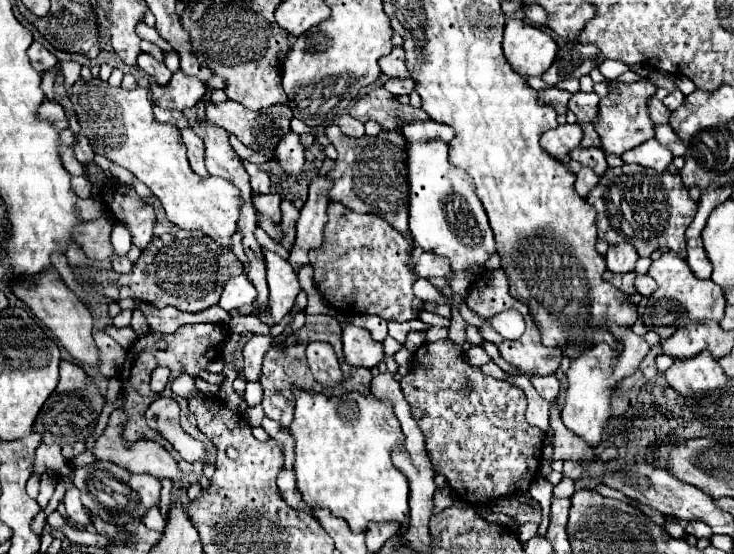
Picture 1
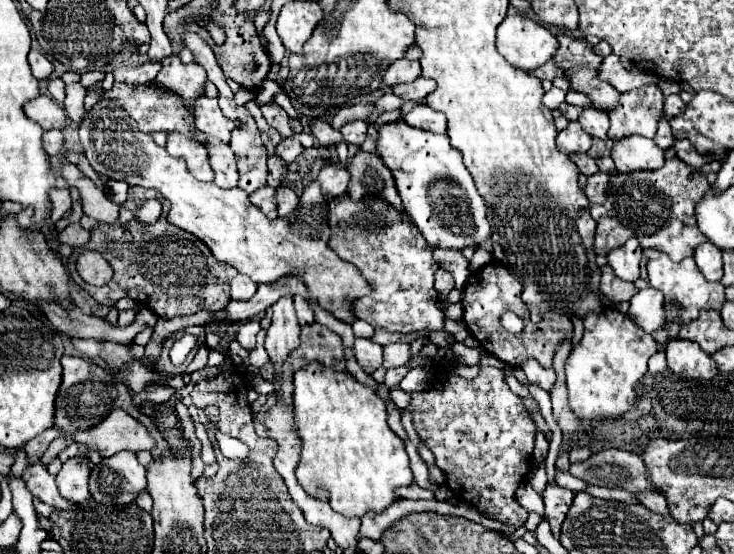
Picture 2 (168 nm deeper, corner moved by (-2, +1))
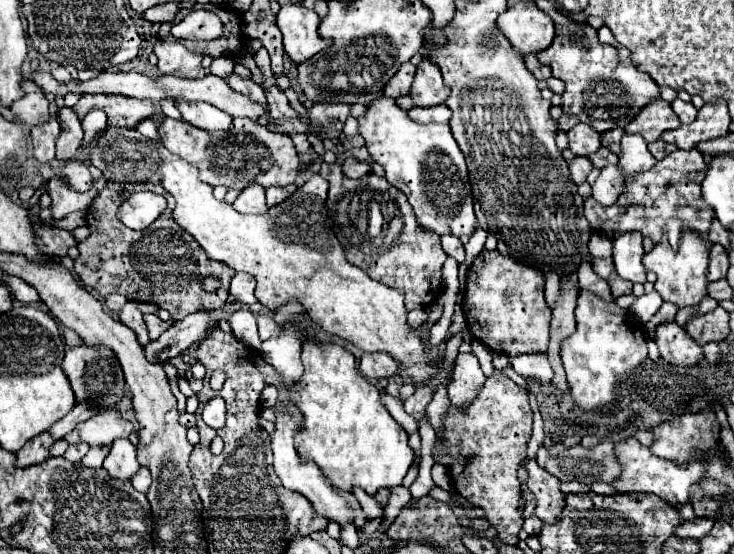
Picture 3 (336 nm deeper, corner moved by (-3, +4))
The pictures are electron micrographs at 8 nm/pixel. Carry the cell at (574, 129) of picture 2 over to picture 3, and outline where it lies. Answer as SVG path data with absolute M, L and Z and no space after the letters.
M576 124L568 132L568 150L576 156L590 156L600 148L598 132L592 126Z

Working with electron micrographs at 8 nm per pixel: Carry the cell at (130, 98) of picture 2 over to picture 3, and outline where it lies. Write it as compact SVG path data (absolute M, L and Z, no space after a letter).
M84 94L80 102L74 106L76 114L84 118L84 114L92 108L100 108L108 116L108 124L136 128L142 120L156 116L156 104L150 100L138 100L128 96L114 94Z

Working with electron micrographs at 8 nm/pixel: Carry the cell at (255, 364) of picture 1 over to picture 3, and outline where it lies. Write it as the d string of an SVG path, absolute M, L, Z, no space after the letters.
M238 310L230 316L230 326L234 336L248 348L260 348L262 340L258 336L258 326L256 326L256 316L250 310Z

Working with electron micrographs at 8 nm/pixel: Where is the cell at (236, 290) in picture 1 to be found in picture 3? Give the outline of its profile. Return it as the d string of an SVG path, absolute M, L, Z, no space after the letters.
M238 272L232 282L230 282L230 294L238 300L238 302L244 302L244 304L254 304L256 302L256 296L254 296L254 286L256 286L256 280L252 274L246 274L246 272Z

